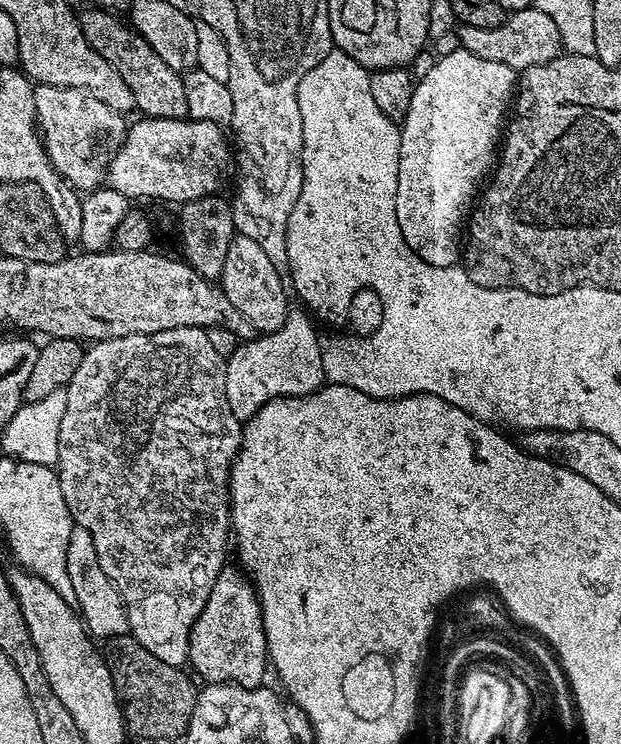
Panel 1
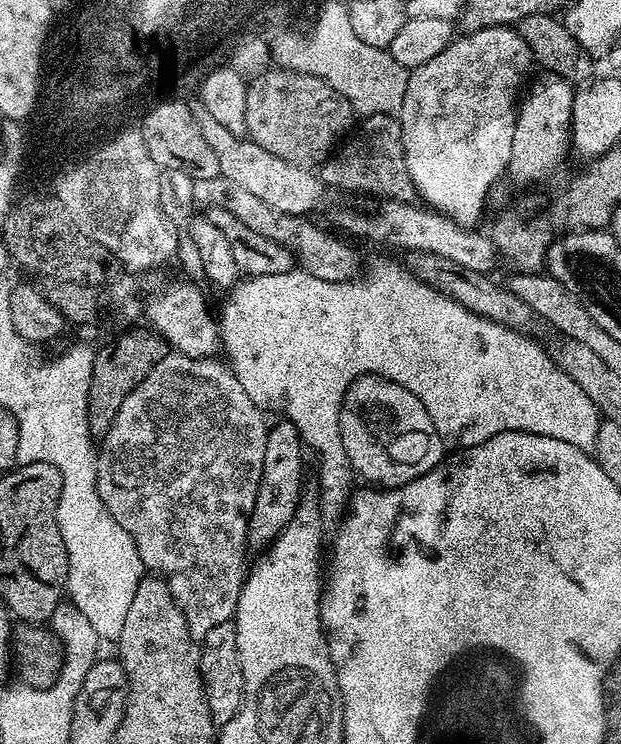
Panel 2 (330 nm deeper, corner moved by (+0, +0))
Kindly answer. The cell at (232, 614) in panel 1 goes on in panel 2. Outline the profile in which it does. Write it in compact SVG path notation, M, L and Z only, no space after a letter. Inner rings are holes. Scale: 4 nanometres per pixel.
M280 418L277 424L273 423L269 427L266 450L262 457L262 478L248 523L248 542L253 549L263 550L273 544L280 531L290 522L290 518L294 518L300 505L300 479L304 476L304 456L306 457L304 442L292 420Z

